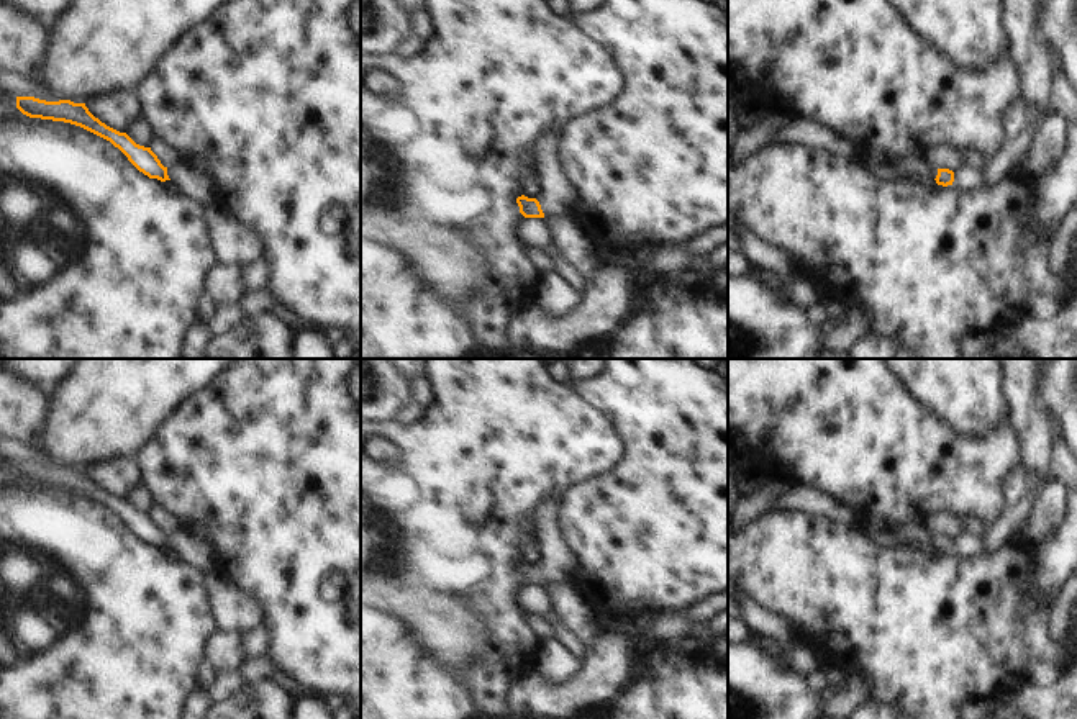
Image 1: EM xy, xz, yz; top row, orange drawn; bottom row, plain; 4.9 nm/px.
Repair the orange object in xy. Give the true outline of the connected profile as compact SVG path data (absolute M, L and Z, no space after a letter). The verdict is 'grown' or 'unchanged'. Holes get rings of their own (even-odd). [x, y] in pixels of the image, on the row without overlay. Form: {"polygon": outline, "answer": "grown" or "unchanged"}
{"polygon": "M16 464L16 475L30 485L70 490L110 508L139 539L161 549L170 547L179 560L202 570L205 575L216 568L216 557L208 542L184 529L170 536L164 534L151 514L139 513L126 500L120 500L102 490L89 478L85 470Z", "answer": "grown"}

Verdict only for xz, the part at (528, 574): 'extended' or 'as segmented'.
extended

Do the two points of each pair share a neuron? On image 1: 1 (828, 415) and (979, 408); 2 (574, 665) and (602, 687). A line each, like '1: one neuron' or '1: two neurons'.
1: two neurons
2: two neurons

